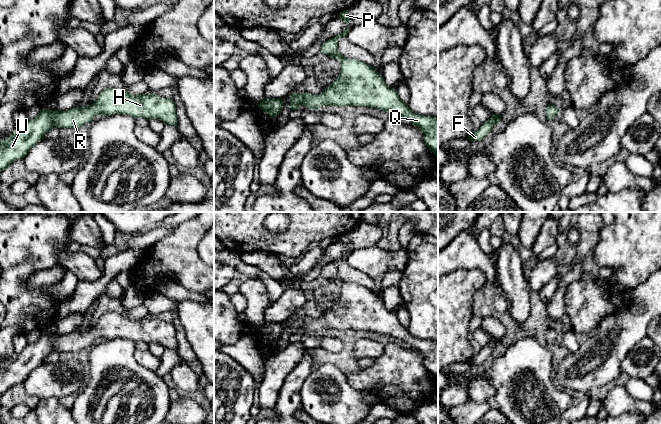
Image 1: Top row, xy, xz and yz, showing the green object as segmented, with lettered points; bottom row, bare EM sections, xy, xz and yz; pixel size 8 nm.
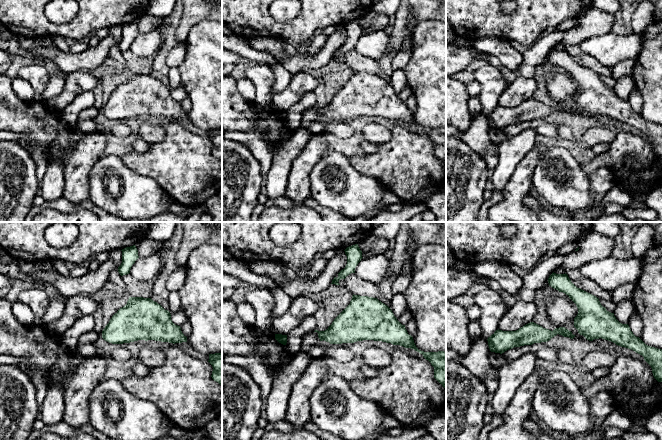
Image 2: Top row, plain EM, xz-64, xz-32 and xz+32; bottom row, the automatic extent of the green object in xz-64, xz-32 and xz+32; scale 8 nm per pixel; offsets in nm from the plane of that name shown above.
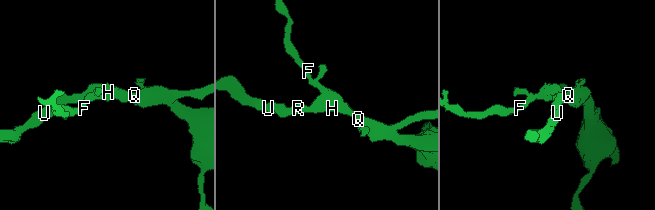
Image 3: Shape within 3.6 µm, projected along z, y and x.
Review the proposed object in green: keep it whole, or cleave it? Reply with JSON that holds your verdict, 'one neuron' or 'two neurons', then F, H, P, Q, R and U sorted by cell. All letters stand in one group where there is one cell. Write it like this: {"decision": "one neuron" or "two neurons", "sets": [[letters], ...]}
{"decision": "one neuron", "sets": [["F", "H", "P", "Q", "R", "U"]]}

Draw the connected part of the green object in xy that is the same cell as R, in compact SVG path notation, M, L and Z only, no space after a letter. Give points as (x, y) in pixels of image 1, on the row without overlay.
M107 312L92 329L66 335L41 333L36 342L28 343L20 354L0 365L0 395L9 393L15 384L23 383L53 351L77 352L93 345L96 339L116 338L135 343L158 343L164 348L177 350L176 329L172 322L152 317L134 319L126 313Z

